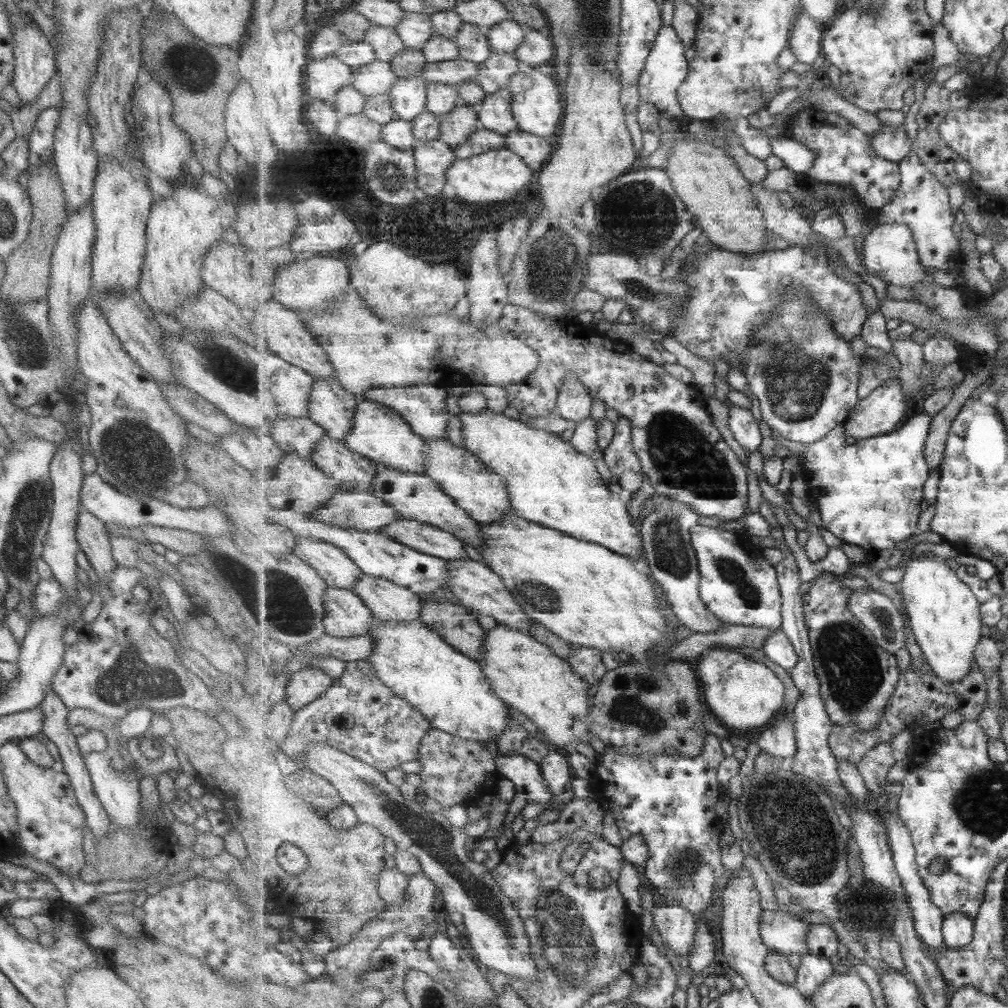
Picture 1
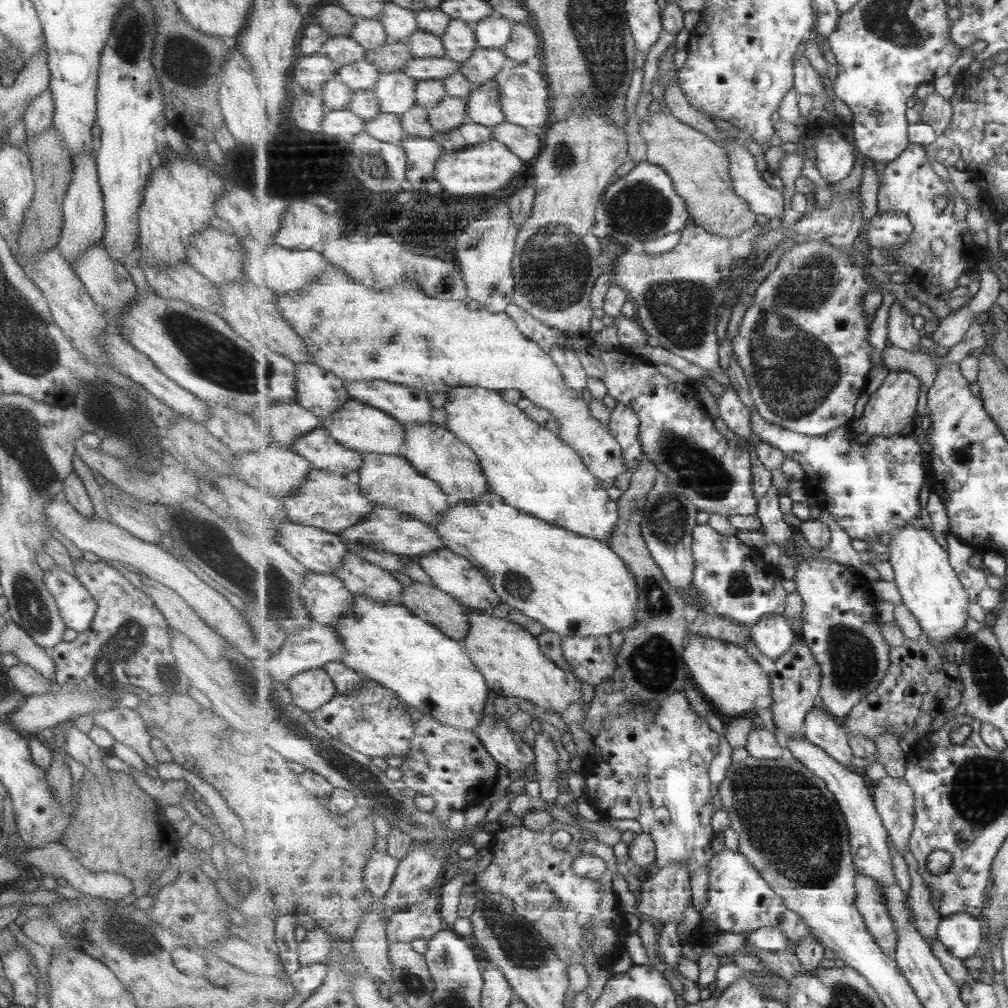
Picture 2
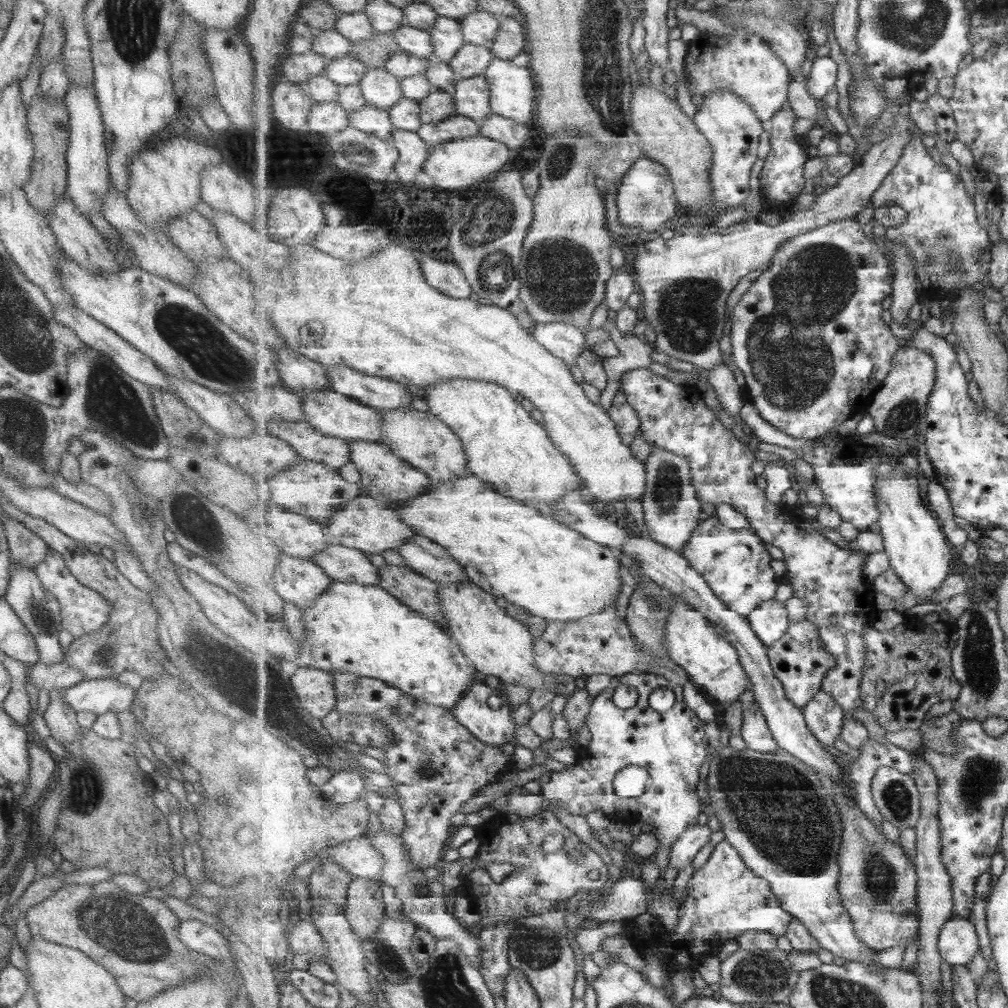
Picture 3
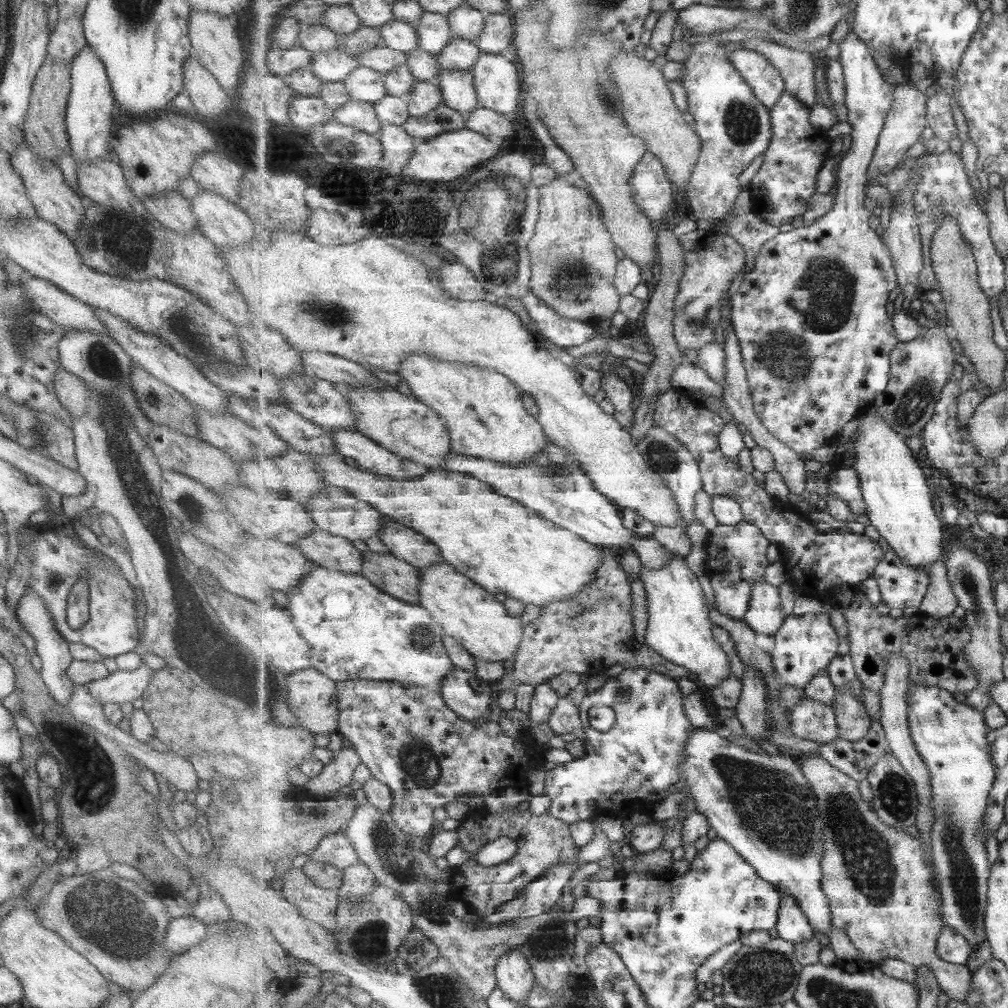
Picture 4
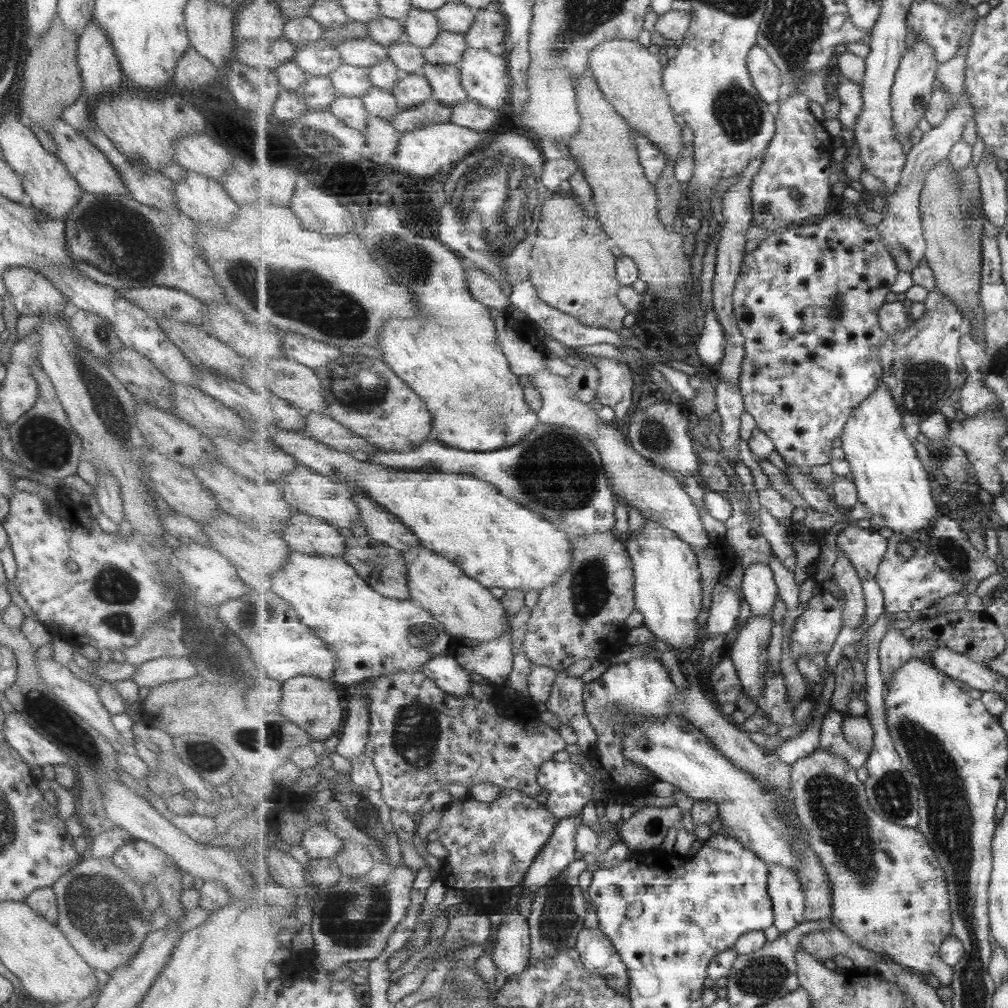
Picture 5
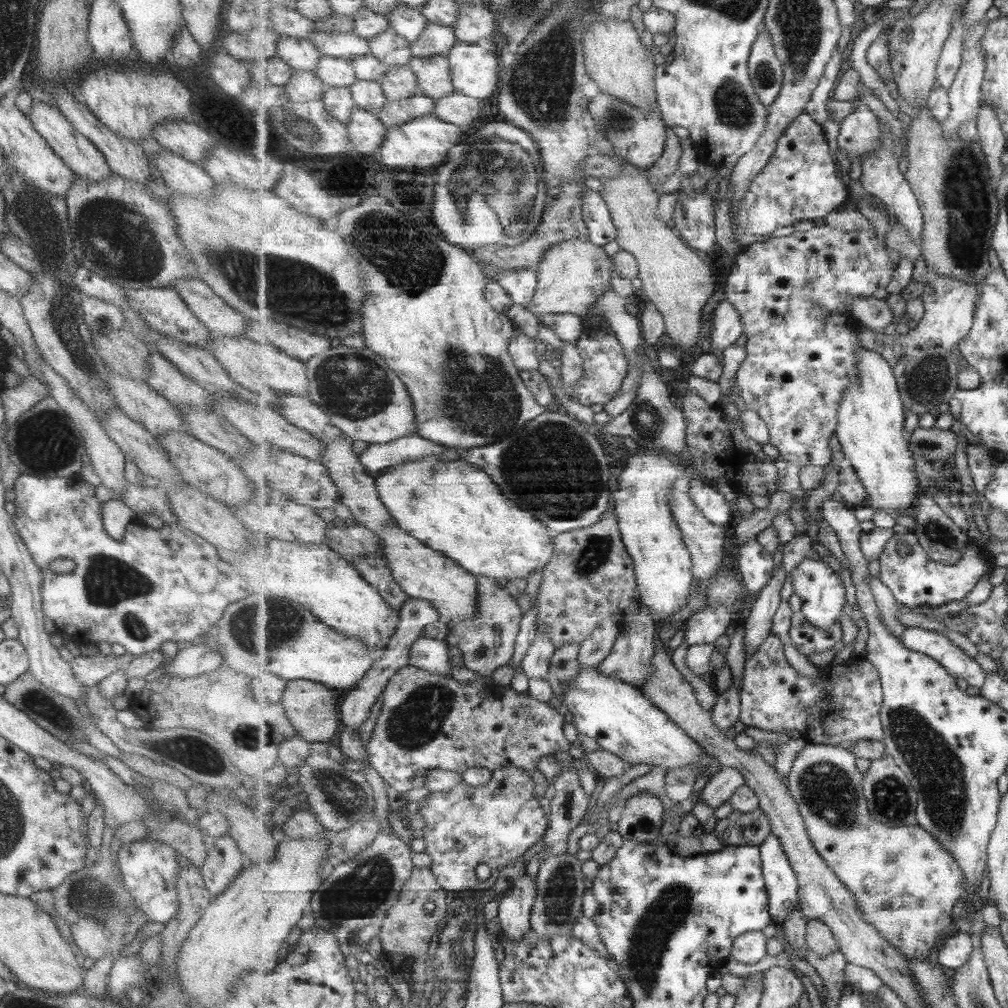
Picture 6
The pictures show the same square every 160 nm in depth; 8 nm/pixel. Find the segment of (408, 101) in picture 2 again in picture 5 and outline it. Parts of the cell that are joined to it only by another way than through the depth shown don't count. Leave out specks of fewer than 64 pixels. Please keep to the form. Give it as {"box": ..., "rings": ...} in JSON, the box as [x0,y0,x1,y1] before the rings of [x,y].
{"box":[329,63,373,98],"rings":[[[344,63],[329,75],[340,95],[363,98],[373,87],[371,67],[350,66]]]}

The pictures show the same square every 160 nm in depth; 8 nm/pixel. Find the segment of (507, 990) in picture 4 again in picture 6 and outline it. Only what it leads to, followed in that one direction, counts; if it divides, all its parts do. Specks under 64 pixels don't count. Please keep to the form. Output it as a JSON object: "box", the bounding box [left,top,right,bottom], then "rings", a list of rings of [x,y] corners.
{"box":[498,875,537,940],"rings":[[[521,875],[513,881],[512,887],[500,895],[498,920],[501,934],[508,940],[522,940],[532,930],[532,908],[536,902],[537,880]]]}

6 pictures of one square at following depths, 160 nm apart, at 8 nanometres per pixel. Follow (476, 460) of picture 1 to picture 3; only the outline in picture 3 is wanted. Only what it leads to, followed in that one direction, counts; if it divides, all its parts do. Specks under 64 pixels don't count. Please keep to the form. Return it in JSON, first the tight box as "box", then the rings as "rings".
{"box":[379,408,470,484],"rings":[[[413,408],[379,410],[379,412],[384,416],[382,444],[391,448],[399,458],[409,461],[414,468],[425,472],[437,484],[461,479],[470,474],[469,457],[465,452],[463,441],[440,417],[429,410],[421,412]]]}

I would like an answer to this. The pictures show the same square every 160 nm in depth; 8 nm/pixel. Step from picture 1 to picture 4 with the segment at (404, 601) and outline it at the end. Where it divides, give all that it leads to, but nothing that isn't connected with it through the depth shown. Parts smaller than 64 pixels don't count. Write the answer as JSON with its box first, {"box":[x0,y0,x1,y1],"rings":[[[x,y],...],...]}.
{"box":[295,528,364,574],"rings":[[[316,528],[309,537],[299,541],[295,548],[323,568],[357,574],[364,569],[364,556],[348,539],[333,536],[321,528]]]}

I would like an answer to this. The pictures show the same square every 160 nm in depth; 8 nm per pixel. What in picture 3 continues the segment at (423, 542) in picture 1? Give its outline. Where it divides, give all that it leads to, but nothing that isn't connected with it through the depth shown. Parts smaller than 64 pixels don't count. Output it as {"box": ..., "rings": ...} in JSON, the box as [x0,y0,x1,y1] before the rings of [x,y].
{"box":[325,494,416,555],"rings":[[[365,494],[345,503],[341,511],[329,519],[325,530],[333,543],[373,555],[380,555],[387,550],[401,549],[416,534],[401,520],[395,509],[389,509]]]}

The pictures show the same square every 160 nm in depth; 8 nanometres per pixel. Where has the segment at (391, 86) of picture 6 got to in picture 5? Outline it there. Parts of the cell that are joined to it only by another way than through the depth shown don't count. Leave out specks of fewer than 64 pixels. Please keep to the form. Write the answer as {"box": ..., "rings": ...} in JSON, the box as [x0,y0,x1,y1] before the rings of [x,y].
{"box":[392,74,433,110],"rings":[[[422,74],[403,76],[392,92],[402,110],[417,108],[433,97],[431,83]]]}

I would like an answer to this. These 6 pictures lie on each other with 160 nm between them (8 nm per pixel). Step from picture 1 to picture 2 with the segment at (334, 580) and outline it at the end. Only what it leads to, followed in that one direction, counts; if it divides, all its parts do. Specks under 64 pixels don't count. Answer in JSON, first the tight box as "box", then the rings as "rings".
{"box":[276,520,349,574],"rings":[[[291,520],[285,522],[276,540],[313,572],[337,574],[349,552],[339,534]]]}

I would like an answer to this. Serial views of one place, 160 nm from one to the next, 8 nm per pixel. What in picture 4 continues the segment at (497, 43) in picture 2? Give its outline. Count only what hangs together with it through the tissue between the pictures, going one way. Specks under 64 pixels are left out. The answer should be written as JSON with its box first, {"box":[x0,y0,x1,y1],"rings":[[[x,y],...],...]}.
{"box":[448,3,486,40],"rings":[[[467,3],[448,15],[451,30],[461,39],[479,40],[485,30],[486,13],[476,10]]]}

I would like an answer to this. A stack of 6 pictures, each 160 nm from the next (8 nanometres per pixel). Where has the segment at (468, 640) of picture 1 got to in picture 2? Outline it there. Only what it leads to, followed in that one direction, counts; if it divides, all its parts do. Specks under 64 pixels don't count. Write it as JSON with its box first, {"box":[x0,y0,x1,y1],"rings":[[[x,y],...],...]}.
{"box":[402,582,471,644],"rings":[[[415,582],[404,588],[402,604],[447,636],[465,644],[471,629],[469,611],[453,595],[432,585]]]}

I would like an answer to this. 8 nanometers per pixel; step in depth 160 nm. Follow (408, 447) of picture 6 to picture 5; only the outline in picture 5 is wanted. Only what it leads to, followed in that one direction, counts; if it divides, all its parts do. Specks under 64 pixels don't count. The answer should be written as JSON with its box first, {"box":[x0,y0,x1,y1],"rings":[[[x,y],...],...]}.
{"box":[369,422,616,537],"rings":[[[540,422],[531,434],[528,434],[519,444],[509,448],[501,448],[491,452],[469,452],[444,445],[435,438],[429,438],[411,452],[393,452],[382,450],[369,458],[379,465],[387,465],[399,470],[418,470],[428,466],[437,468],[437,473],[463,473],[472,475],[481,481],[501,488],[505,497],[524,505],[532,512],[540,513],[545,520],[550,520],[561,529],[574,537],[589,537],[599,533],[615,532],[615,497],[616,493],[609,485],[609,474],[605,471],[601,453],[588,436],[568,426],[543,424]]]}

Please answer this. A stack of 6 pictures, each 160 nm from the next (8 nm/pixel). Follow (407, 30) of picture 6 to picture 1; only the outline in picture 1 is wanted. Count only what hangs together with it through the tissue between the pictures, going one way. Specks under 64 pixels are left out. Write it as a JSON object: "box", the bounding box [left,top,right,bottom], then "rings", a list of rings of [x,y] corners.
{"box":[455,23,492,65],"rings":[[[472,23],[461,26],[461,33],[455,38],[459,45],[460,59],[466,59],[481,65],[489,59],[492,52],[489,44],[488,30]]]}

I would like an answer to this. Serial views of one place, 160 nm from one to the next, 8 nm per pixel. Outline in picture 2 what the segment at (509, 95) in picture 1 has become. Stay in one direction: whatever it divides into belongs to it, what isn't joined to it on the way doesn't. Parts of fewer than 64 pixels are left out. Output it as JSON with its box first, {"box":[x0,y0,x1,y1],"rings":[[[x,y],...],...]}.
{"box":[468,79,506,128],"rings":[[[494,79],[485,85],[475,86],[468,101],[468,116],[475,123],[493,128],[506,121],[500,84]]]}

